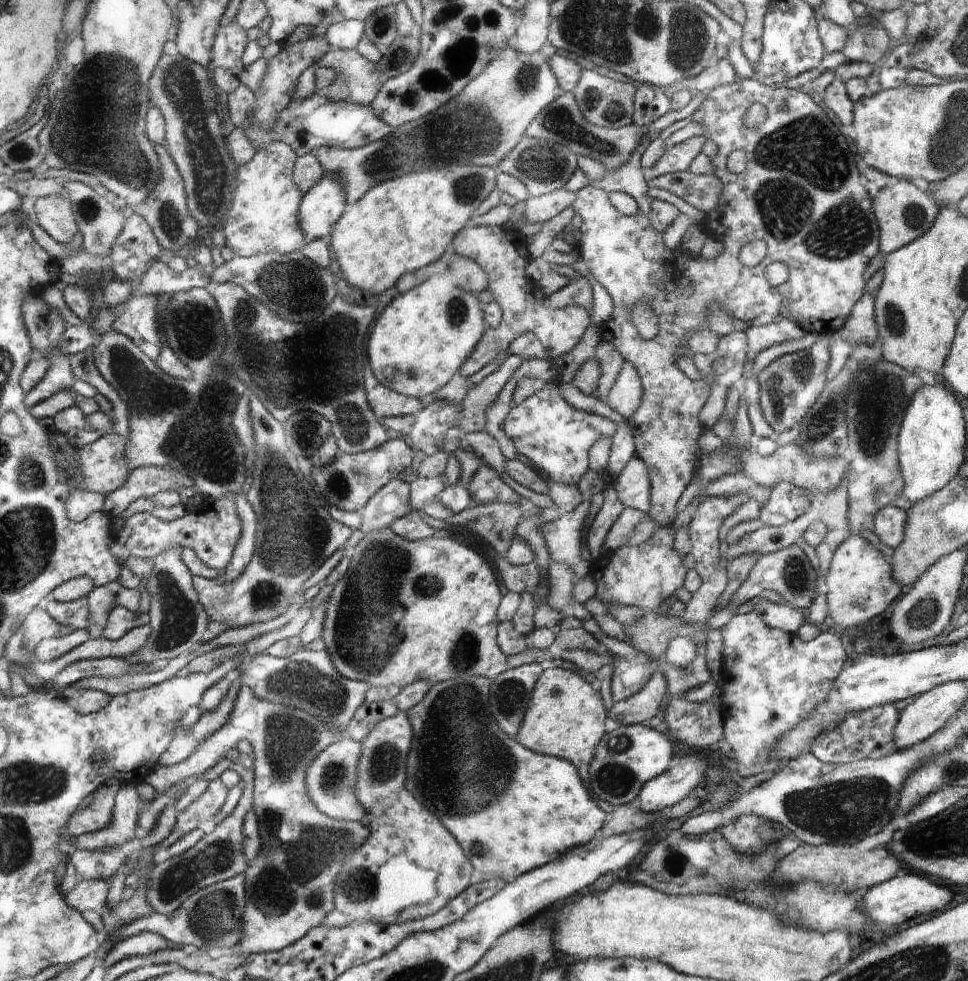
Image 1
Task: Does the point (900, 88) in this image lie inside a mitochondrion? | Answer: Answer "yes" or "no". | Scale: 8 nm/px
no

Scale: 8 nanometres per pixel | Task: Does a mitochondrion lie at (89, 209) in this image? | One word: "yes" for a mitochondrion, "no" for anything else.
yes

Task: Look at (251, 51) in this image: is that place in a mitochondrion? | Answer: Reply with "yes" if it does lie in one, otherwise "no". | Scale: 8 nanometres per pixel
no

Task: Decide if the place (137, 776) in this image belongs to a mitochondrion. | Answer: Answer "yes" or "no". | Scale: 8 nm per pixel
no

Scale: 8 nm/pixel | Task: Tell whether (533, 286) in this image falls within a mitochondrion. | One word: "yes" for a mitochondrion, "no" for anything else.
no

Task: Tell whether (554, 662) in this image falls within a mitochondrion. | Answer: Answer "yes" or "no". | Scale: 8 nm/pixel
no

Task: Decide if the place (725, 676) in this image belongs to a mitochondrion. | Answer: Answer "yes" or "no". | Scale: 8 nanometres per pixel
no

